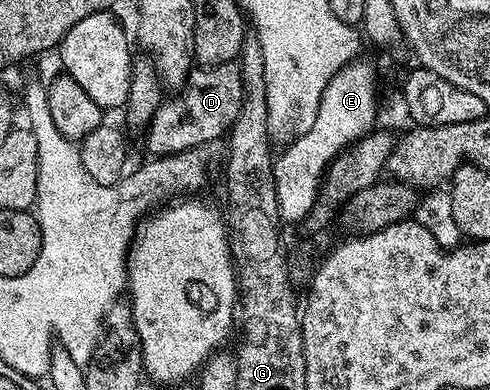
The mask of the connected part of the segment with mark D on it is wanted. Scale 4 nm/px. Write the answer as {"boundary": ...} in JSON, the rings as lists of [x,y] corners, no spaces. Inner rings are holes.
{"boundary":[[[236,62],[224,63],[218,67],[198,66],[190,70],[183,90],[174,95],[177,95],[174,99],[166,98],[158,105],[155,117],[147,128],[149,136],[146,137],[145,143],[149,146],[150,156],[174,155],[192,147],[204,147],[206,143],[217,143],[220,135],[222,138],[239,117],[245,100],[245,82],[241,80],[241,68]]]}

